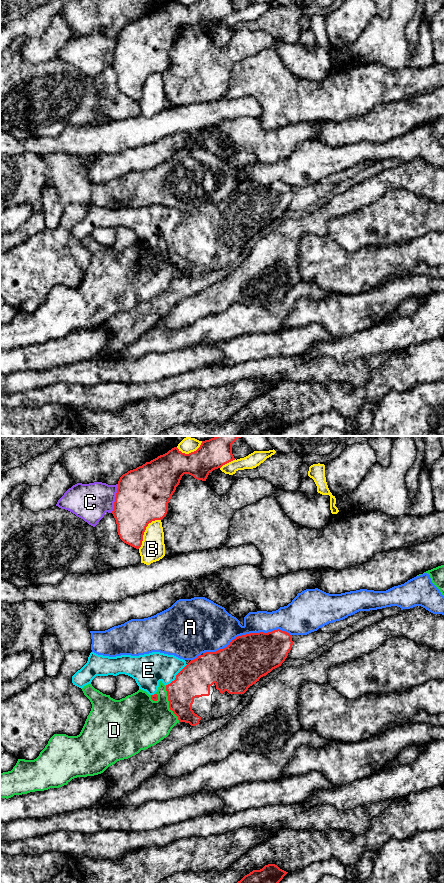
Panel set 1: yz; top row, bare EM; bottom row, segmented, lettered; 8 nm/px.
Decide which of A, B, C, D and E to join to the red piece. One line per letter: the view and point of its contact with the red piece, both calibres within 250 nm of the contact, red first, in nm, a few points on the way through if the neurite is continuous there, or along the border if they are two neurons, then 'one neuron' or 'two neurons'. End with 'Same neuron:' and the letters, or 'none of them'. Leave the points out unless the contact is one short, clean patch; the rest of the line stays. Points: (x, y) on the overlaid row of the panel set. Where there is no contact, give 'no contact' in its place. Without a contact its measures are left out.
A: contact yz (247, 634); calibres 380 and 300 nm; two neurons
B: contact yz (145, 529); calibres 400 and 190 nm; two neurons
C: contact yz (115, 498); calibres 420 and 300 nm; two neurons
D: contact yz (169, 704); calibres 260 and 380 nm; two neurons
E: contact yz (176, 676); calibres 280 and 260 nm; way yz (194, 680), (181, 680), (176, 676), (170, 670), (148, 670); one neuron
Same neuron: E

